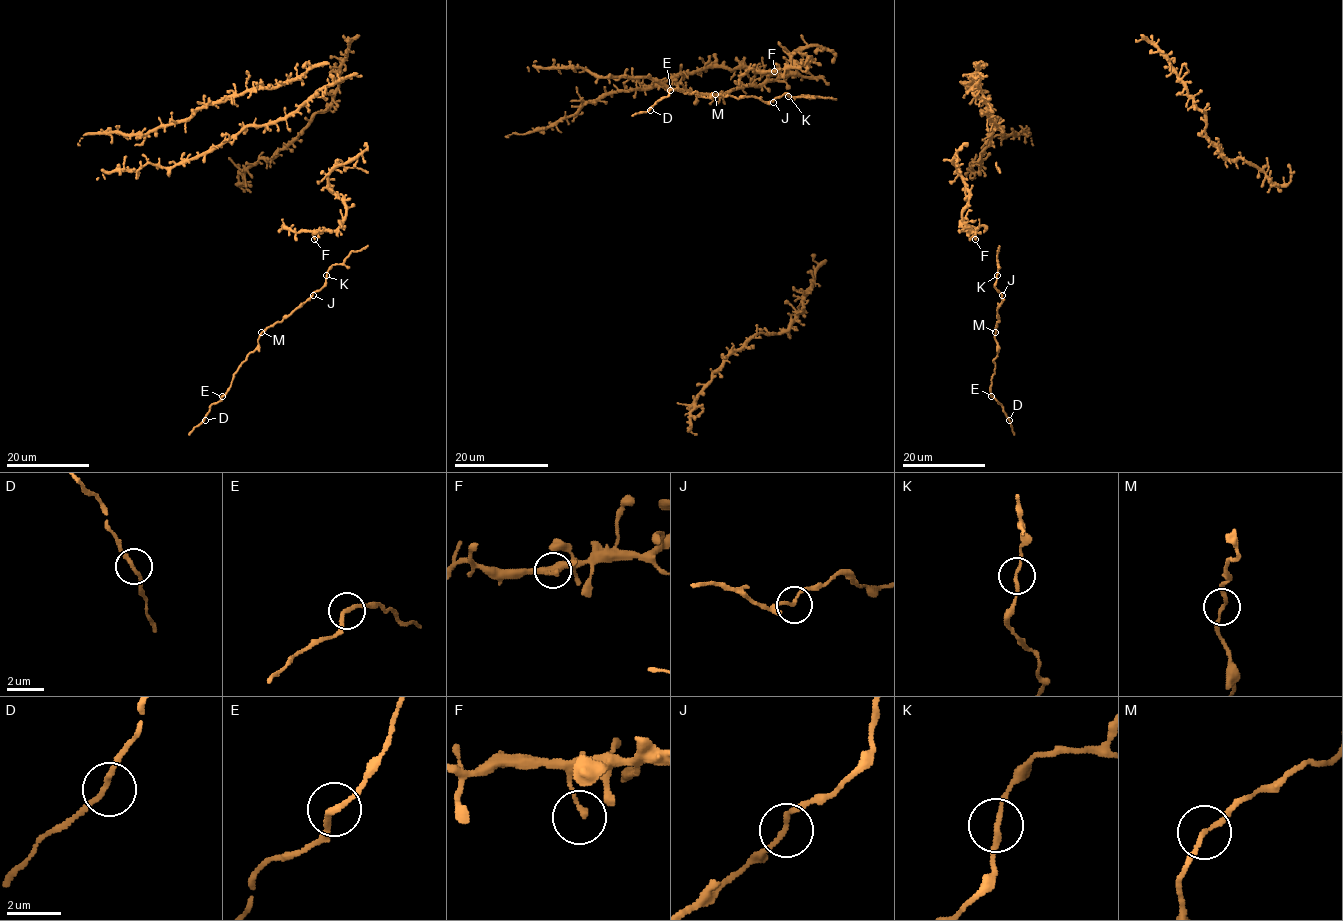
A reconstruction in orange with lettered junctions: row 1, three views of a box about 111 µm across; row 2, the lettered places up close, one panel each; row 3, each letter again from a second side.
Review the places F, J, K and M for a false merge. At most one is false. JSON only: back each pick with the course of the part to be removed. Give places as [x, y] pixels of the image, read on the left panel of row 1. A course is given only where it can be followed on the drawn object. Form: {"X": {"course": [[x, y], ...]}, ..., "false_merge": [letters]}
{"false_merge": []}

